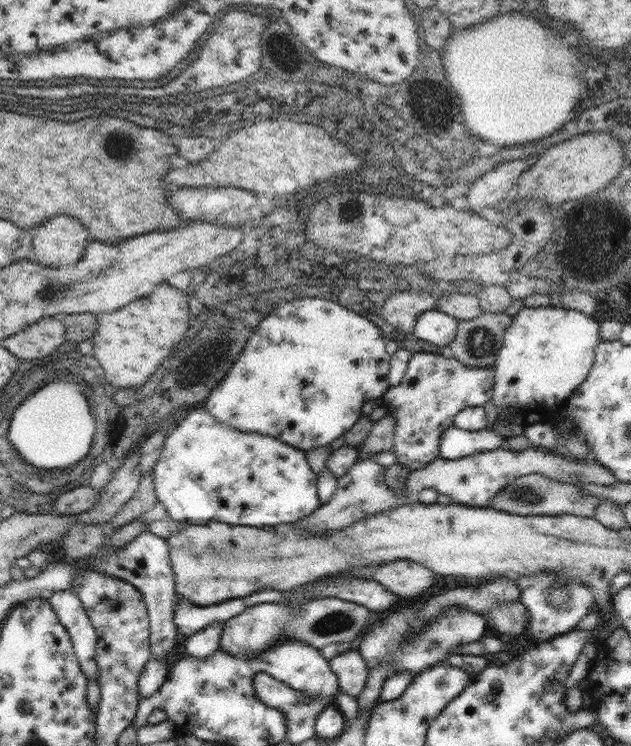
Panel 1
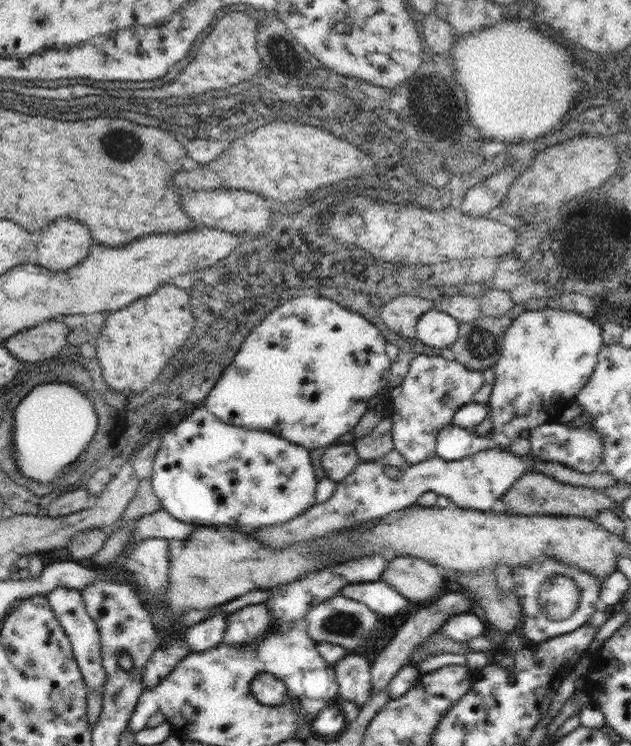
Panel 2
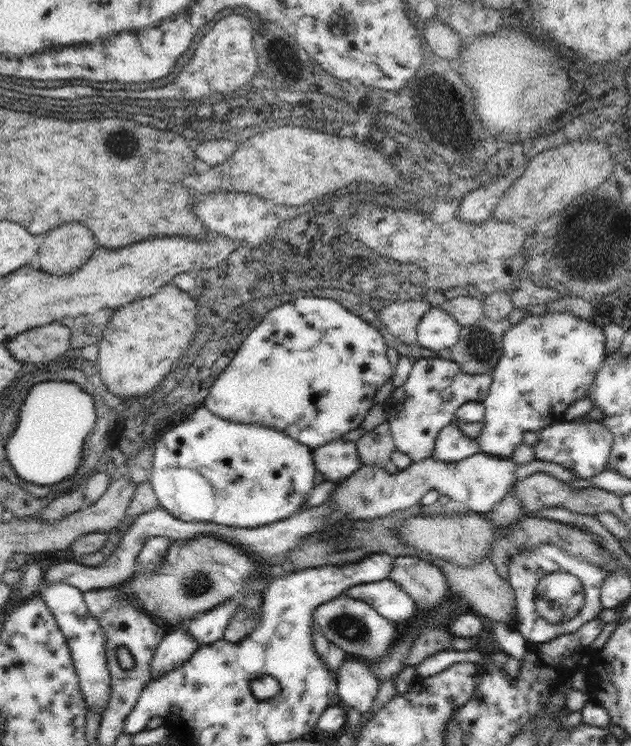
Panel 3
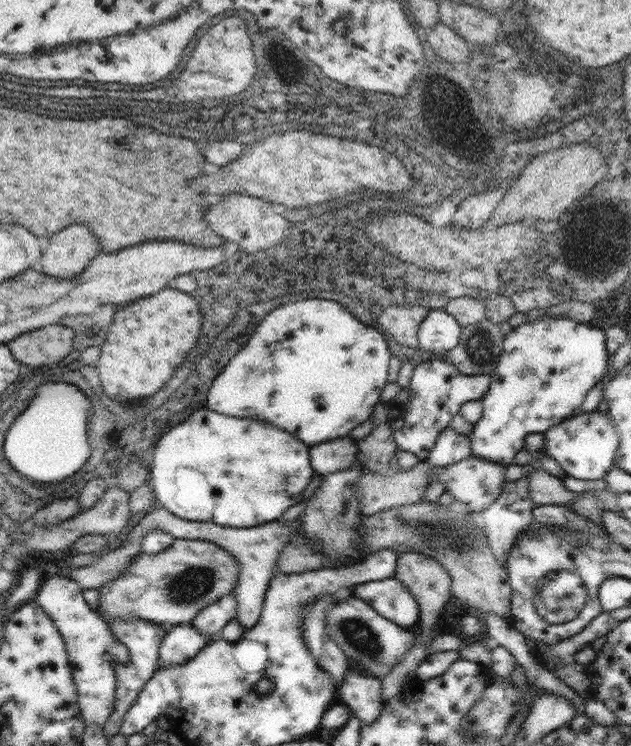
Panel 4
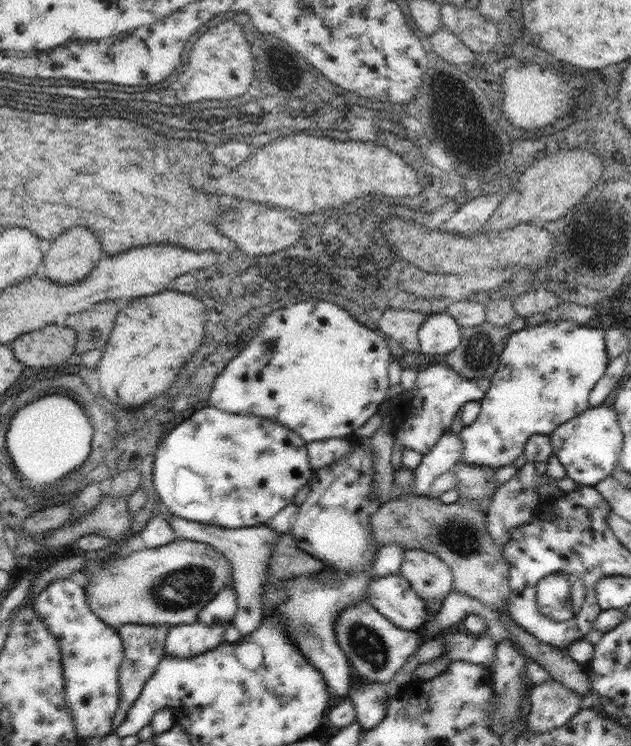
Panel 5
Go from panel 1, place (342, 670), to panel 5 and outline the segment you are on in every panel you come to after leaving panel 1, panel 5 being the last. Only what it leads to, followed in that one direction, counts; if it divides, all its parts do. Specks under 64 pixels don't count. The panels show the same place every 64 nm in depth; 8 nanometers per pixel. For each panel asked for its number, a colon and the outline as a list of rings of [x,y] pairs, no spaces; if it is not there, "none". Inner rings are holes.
2: [[[347,654],[333,666],[337,680],[337,700],[363,708],[371,698],[371,662],[363,654]]]
3: [[[349,658],[343,660],[337,672],[337,698],[343,708],[355,708],[363,714],[371,712],[373,700],[379,690],[375,674],[361,660]]]
4: [[[349,668],[345,672],[345,680],[341,680],[337,696],[341,700],[339,704],[345,704],[361,724],[373,724],[383,708],[381,680],[367,676],[357,668]]]
5: [[[353,680],[349,684],[347,700],[355,708],[355,720],[361,730],[375,728],[389,706],[387,684],[377,684],[369,680]]]

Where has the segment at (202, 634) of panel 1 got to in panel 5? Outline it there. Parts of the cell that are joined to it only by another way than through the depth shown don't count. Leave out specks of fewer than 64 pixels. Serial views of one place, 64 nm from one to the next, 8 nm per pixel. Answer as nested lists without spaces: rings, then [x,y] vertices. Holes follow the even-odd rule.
[[[233,584],[223,586],[221,592],[217,592],[211,602],[205,604],[205,608],[199,612],[197,622],[203,622],[205,626],[217,626],[217,624],[229,624],[237,612],[237,596],[233,590]]]

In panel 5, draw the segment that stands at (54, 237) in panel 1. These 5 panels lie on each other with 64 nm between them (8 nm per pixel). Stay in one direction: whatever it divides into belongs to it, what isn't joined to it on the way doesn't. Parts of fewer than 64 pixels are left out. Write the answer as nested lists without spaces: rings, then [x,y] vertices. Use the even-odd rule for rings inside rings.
[[[77,226],[65,230],[51,242],[41,266],[49,280],[69,286],[81,282],[101,258],[103,254],[93,232]]]

